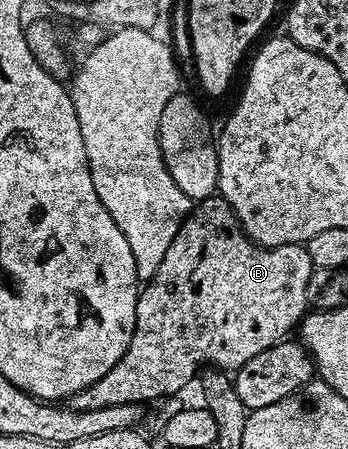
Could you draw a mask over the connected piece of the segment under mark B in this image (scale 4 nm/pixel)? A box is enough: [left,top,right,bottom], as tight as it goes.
[70,197,313,410]

